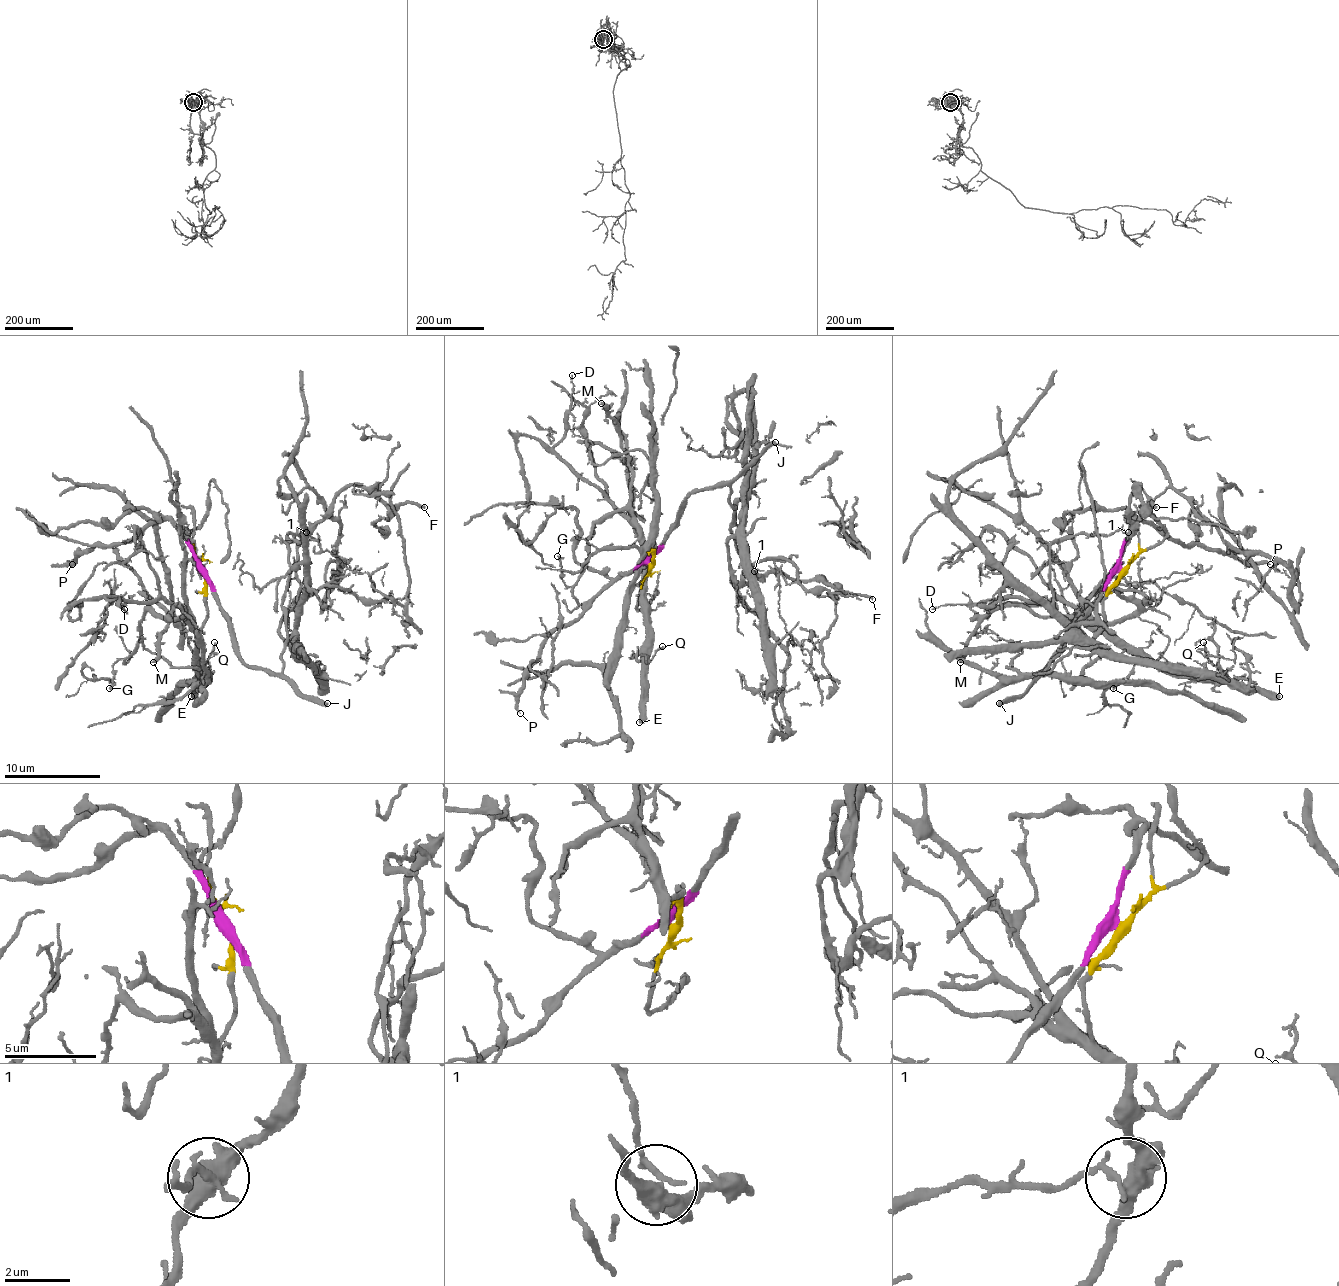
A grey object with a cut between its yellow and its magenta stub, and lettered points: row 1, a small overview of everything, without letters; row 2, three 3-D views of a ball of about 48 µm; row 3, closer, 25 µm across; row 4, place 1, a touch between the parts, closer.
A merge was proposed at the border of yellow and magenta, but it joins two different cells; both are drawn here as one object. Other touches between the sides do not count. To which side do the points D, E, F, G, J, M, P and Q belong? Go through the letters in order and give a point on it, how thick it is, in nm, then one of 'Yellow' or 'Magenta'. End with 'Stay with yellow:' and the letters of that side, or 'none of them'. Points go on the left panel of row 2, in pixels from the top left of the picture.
D: Place: (124, 609). Thickness 110 nm. Yellow
E: Place: (191, 696). Thickness 480 nm. Yellow
F: Place: (424, 507). Thickness 200 nm. Magenta
G: Place: (109, 688). Thickness 180 nm. Yellow
J: Place: (327, 703). Thickness 360 nm. Magenta
M: Place: (153, 662). Thickness 320 nm. Yellow
P: Place: (72, 564). Thickness 240 nm. Magenta
Q: Place: (214, 642). Thickness 130 nm. Yellow
Stay with yellow: D, E, G, M, Q

